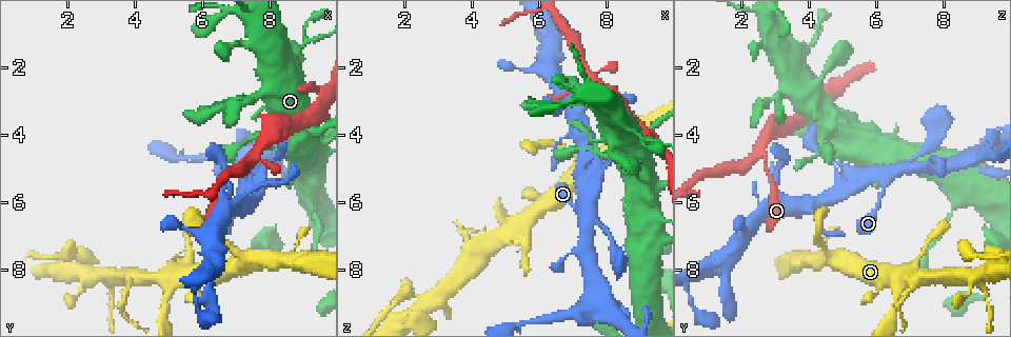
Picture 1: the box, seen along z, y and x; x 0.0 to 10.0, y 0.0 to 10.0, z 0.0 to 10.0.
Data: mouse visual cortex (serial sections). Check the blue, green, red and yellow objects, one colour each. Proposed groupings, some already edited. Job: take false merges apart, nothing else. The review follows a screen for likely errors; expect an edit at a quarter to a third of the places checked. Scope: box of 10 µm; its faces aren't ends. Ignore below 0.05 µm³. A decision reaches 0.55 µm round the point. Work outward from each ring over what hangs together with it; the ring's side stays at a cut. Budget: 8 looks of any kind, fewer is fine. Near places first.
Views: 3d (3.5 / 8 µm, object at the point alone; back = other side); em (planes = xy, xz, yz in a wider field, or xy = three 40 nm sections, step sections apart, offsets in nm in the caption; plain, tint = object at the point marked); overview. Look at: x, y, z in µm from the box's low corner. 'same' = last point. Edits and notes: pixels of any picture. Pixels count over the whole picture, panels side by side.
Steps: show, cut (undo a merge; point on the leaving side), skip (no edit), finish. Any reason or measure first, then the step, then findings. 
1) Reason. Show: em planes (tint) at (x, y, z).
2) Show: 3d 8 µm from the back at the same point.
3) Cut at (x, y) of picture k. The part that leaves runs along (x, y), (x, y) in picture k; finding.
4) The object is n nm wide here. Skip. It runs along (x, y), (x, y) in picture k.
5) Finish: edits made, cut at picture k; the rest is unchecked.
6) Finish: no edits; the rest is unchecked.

Two arms at a narrow angle. Show: 3d 8 µm at (7.35, 5.30, 6.20).

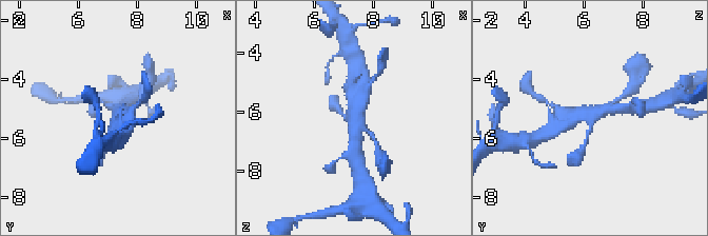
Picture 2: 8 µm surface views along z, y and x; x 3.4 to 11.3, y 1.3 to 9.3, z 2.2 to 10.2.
Show: 3d 3.5 µm at the same point.

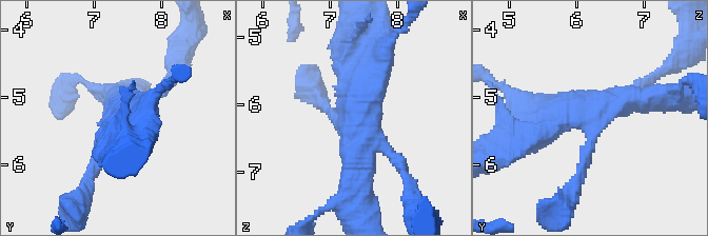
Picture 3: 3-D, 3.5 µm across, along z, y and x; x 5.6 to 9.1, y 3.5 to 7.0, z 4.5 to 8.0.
Need the tissue. Show: em xy step 3 (tint) at (7.30, 5.30, 6.25).

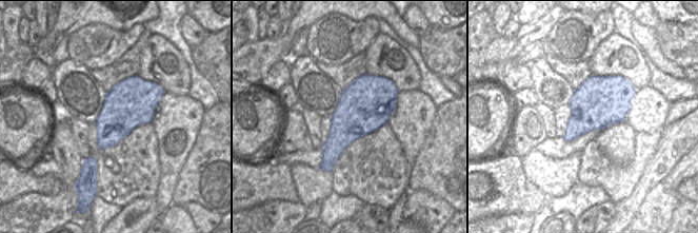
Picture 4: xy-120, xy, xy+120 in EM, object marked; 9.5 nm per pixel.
Skip. It runs along (90, 179), (122, 109), (129, 134) in picture 3; continuous, no second cell.

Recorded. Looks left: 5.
Narrows sharply. Show: 3d 3.5 µm at (7.55, 4.55, 2.55).

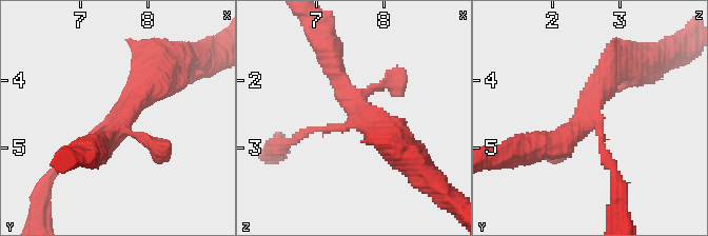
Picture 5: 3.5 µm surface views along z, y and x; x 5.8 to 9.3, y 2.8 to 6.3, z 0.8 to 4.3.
Need the tissue. Show: em xy step 2 (tint) at (7.55, 4.55, 2.55).

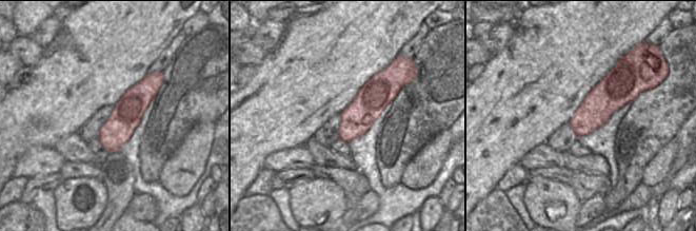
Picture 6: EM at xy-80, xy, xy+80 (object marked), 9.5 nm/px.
Skip. It runs along (156, 87), (126, 114), (110, 149) in picture 6; all the same cell.

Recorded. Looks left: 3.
Three arms meet. Show: 3d 3.5 µm at (7.80, 1.10, 2.90).

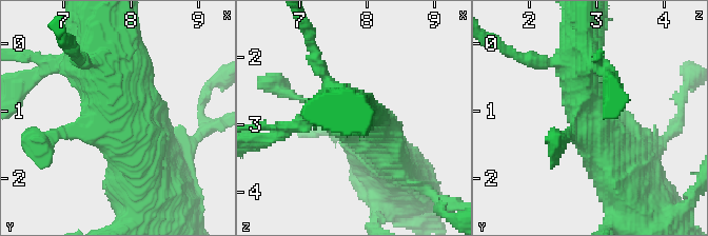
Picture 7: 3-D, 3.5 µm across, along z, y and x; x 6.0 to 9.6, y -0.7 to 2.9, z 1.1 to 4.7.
Show: em xy step 2 (tint) at (7.80, 1.05, 2.85).

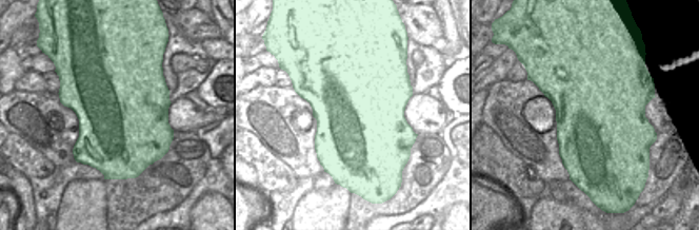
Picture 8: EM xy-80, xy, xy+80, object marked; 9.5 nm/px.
Skip. It runs along (143, 168), (111, 94), (76, 64) in picture 7; all the same cell.

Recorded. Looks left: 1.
Finish: no edits; the rest is unchecked.

